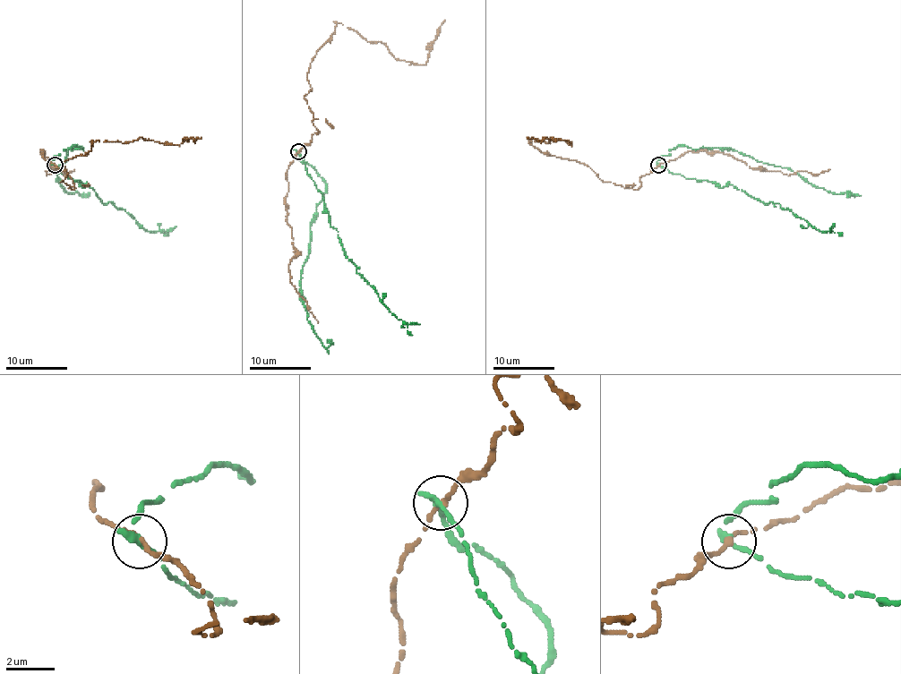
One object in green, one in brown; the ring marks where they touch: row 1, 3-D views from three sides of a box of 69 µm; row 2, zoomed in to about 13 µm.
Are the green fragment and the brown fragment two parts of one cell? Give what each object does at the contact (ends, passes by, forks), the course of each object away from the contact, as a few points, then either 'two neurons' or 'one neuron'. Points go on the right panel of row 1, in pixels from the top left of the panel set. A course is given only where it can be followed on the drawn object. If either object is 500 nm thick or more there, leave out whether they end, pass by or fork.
green passes by; brown passes by; course green (658, 165), (663, 156), (678, 146), (729, 148), (759, 161), (790, 167), (833, 194), (846, 194); course brown (658, 165), (635, 190), (530, 141), (571, 144), (567, 140), (527, 137); two neurons

